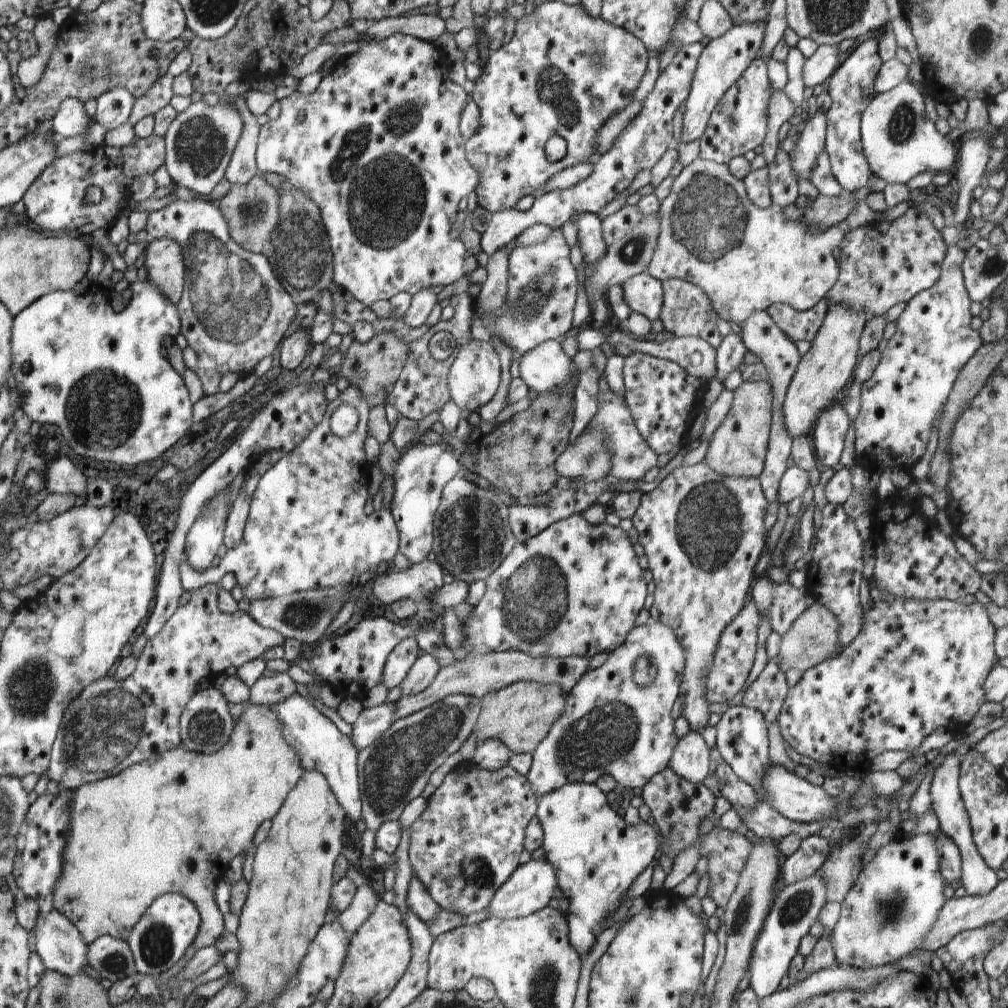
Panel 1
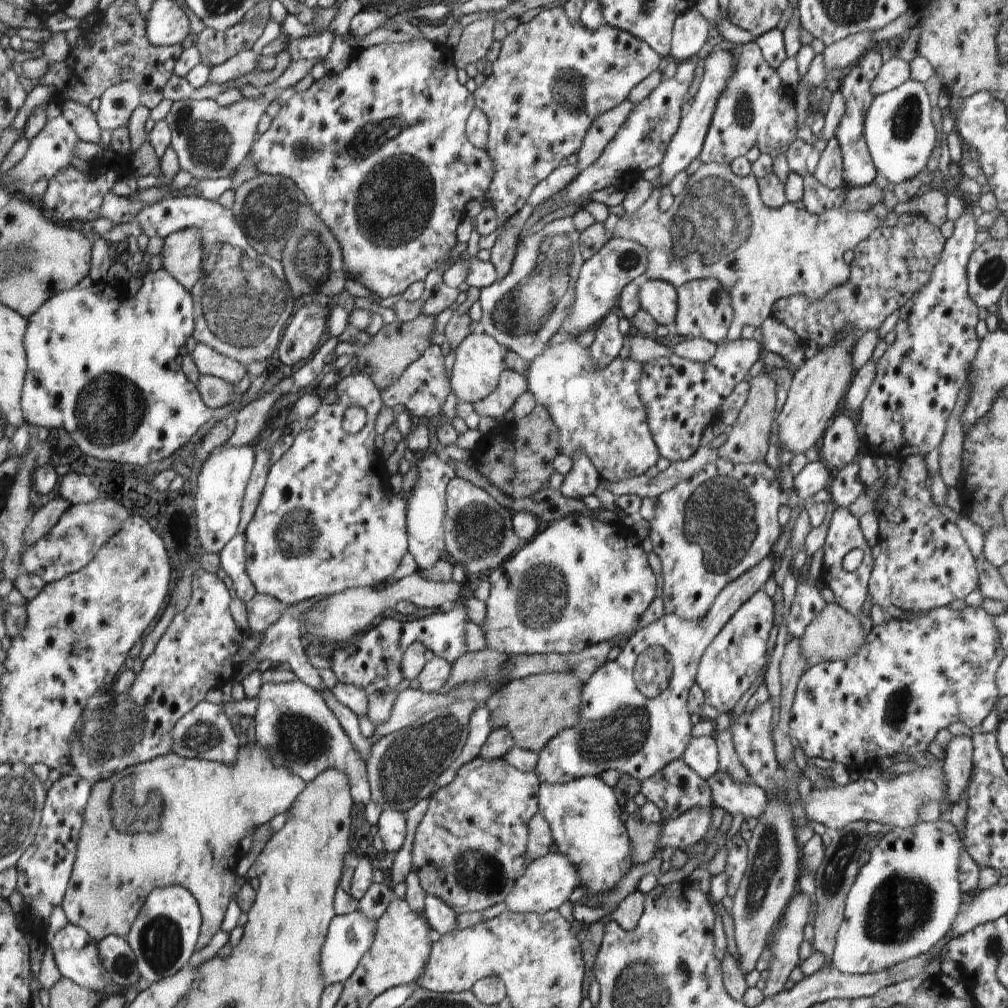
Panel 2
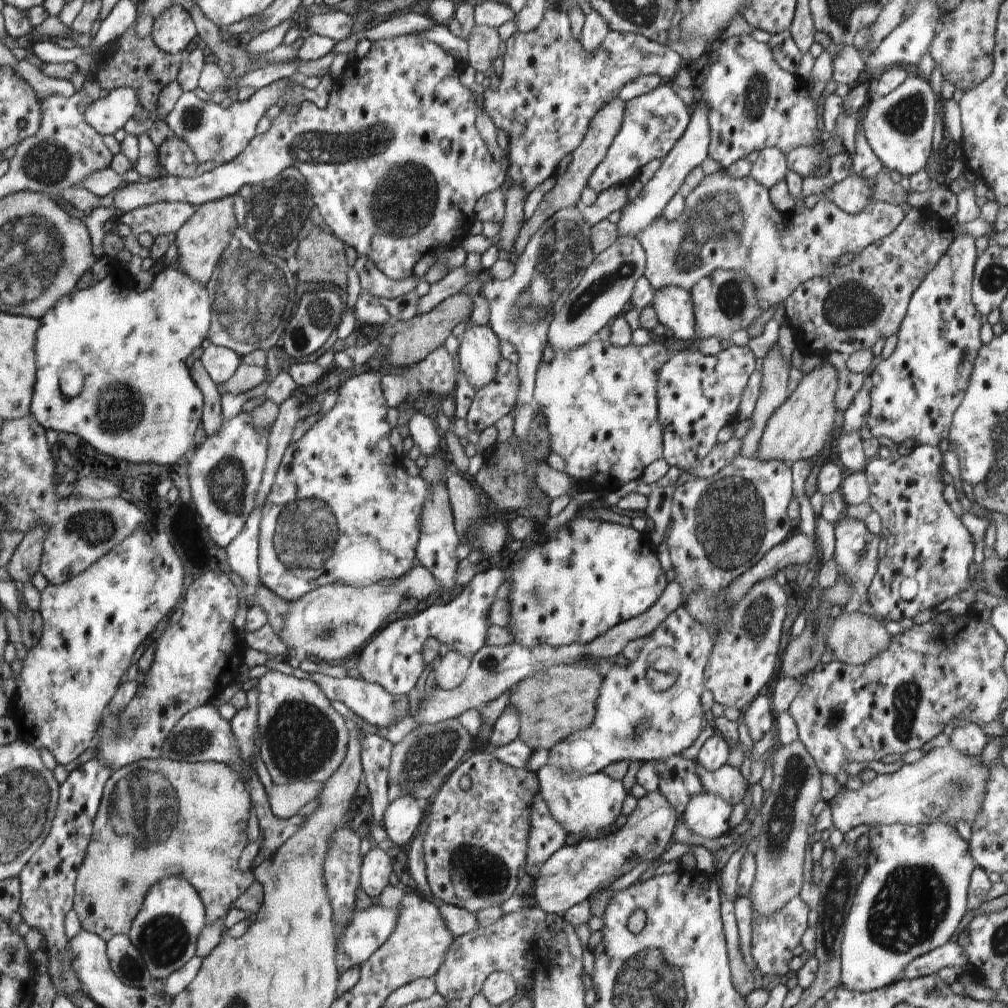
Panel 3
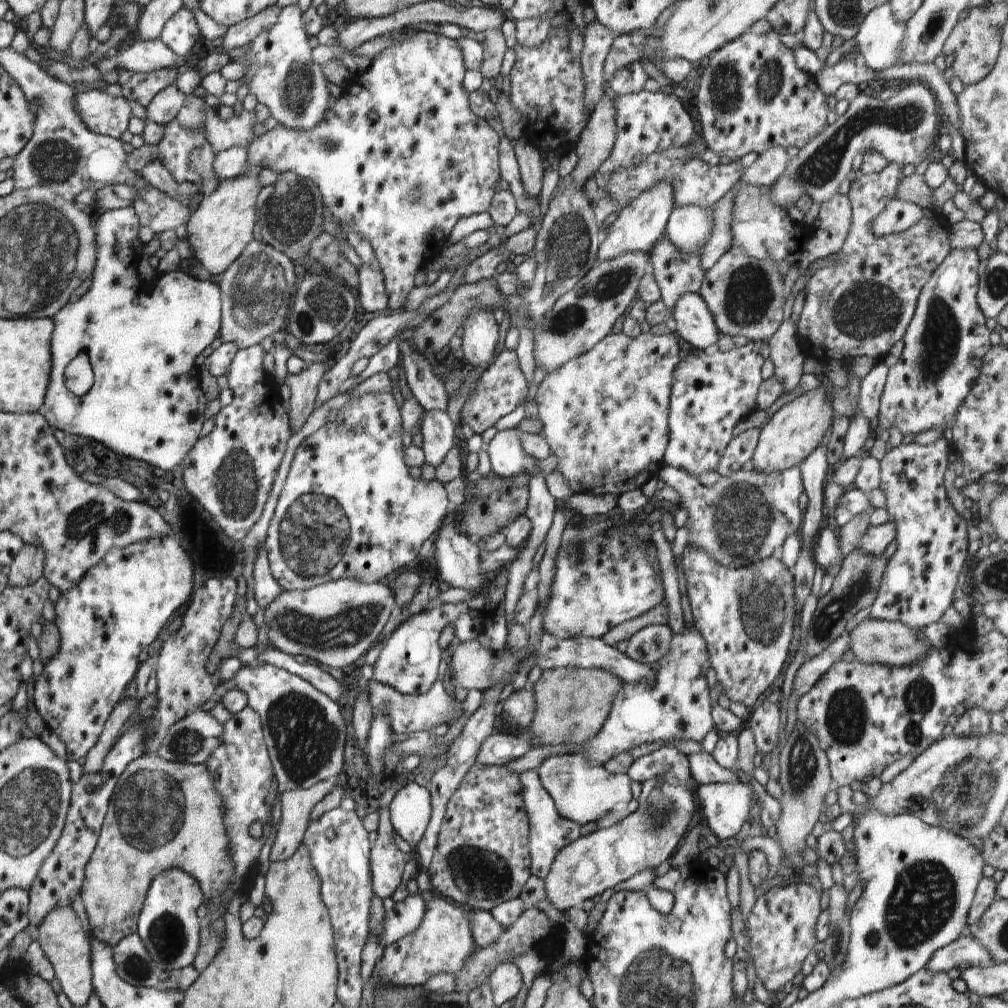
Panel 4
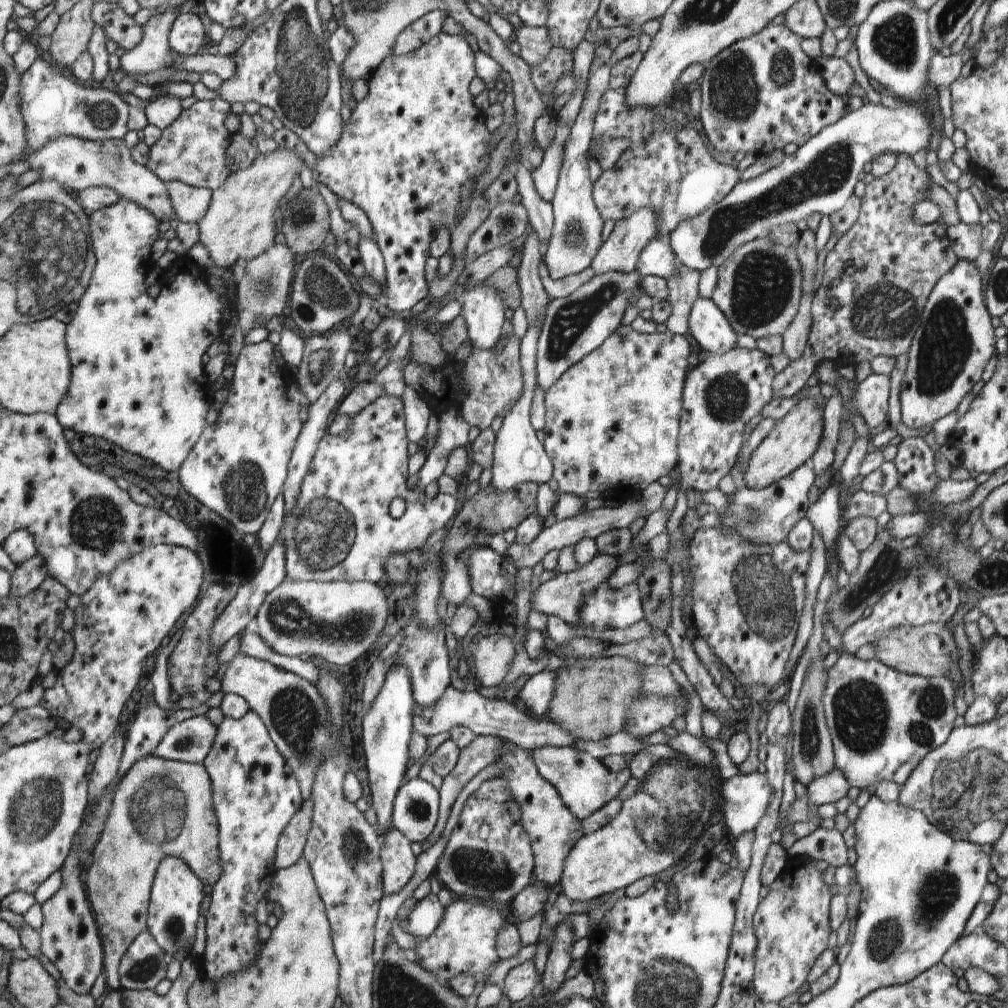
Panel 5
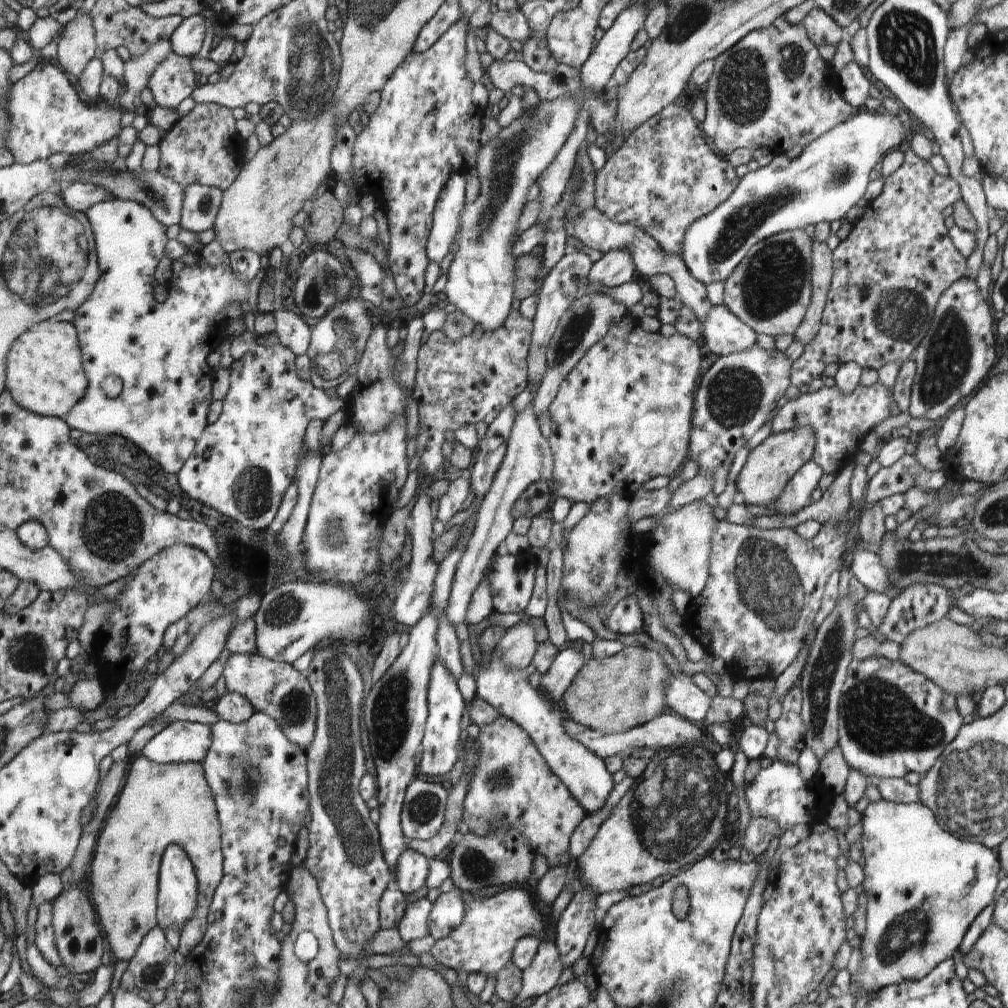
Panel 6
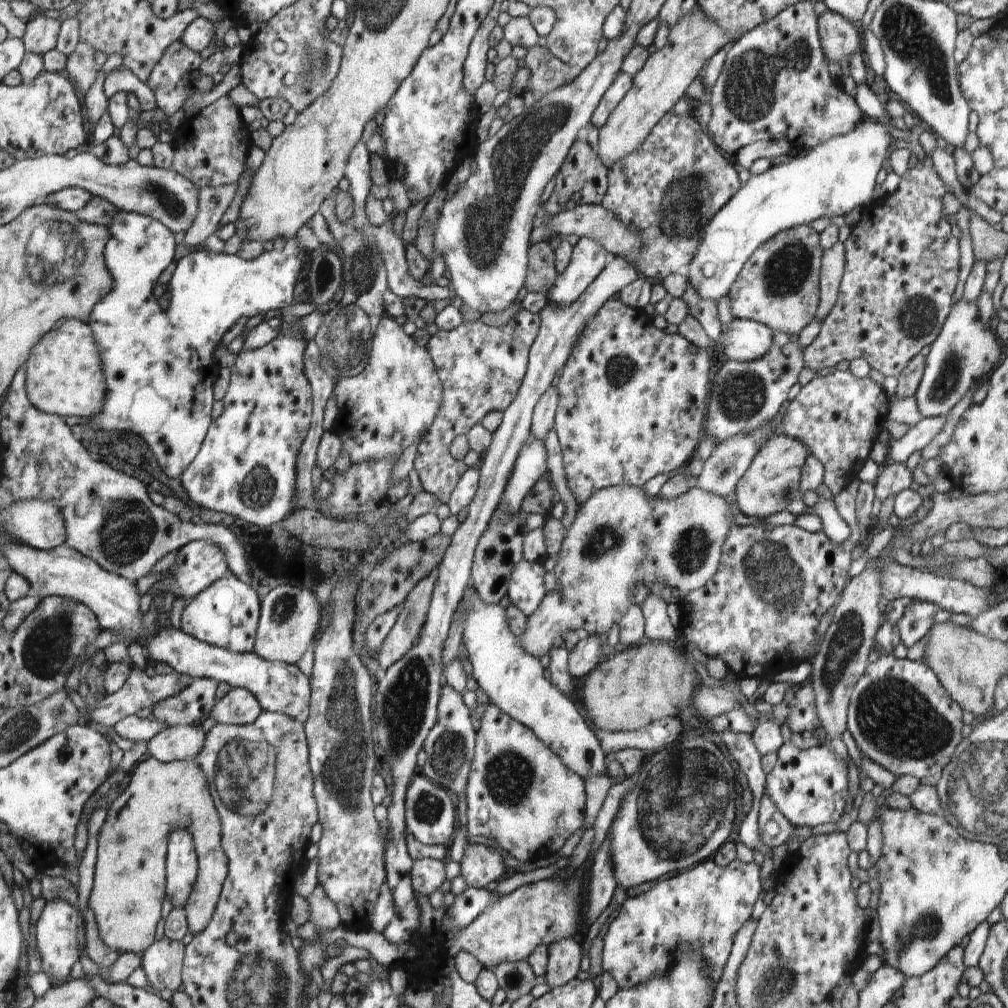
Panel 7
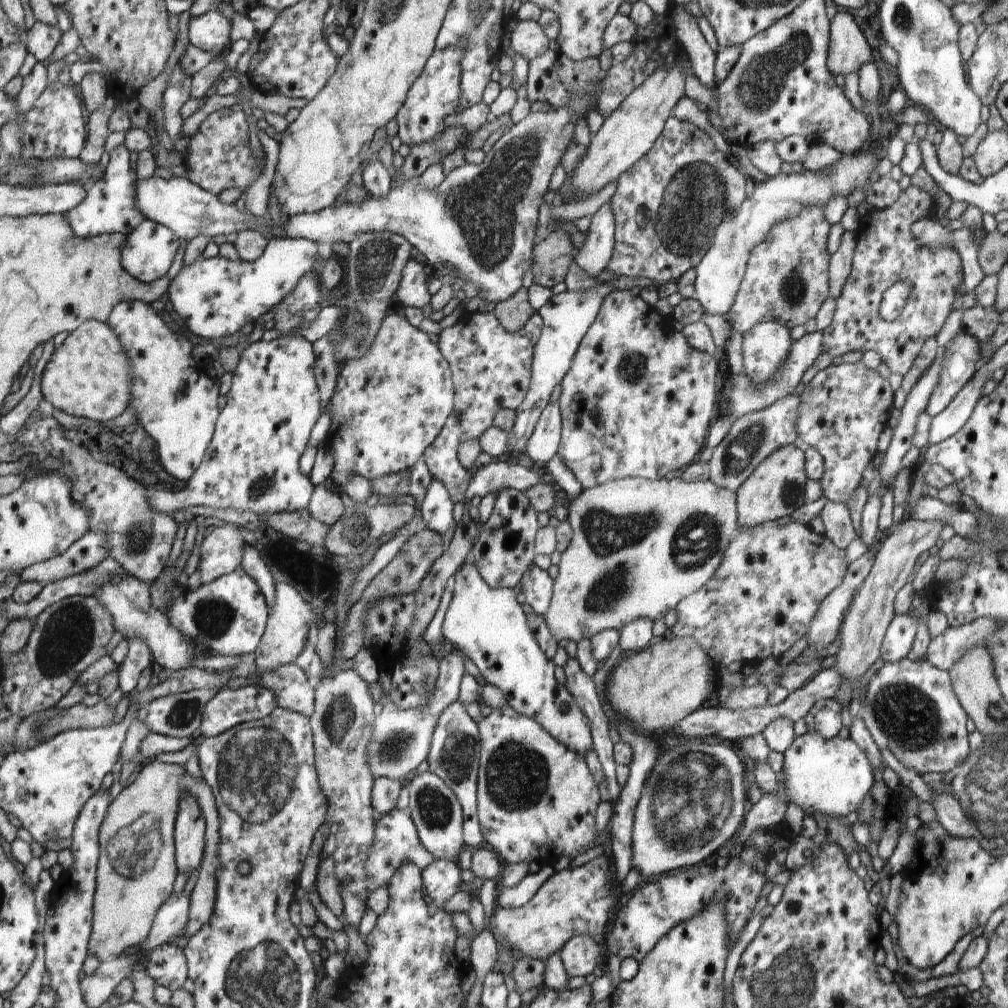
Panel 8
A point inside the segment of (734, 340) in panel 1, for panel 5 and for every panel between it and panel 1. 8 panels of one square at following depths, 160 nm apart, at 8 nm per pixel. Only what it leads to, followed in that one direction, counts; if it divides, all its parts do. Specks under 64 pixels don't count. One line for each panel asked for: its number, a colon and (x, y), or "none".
2: (682, 398)
3: (697, 394)
4: (711, 391)
5: (721, 395)

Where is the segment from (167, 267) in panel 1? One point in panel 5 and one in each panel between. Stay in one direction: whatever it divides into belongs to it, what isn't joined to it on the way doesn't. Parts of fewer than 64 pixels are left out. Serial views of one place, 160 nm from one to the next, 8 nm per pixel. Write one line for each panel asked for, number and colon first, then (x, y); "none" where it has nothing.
2: (182, 254)
3: (201, 240)
4: (219, 229)
5: (238, 226)

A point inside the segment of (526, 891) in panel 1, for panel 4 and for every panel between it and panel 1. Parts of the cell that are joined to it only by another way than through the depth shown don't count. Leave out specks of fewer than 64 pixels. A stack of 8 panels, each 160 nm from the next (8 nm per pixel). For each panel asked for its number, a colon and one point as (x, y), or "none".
2: (547, 882)
3: (572, 873)
4: (582, 870)

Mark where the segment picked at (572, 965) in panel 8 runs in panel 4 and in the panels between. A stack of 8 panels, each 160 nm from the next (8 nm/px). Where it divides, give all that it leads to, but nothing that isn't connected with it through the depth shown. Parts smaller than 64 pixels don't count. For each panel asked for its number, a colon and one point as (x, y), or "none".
4: (505, 980)
5: (520, 983)
6: (545, 969)
7: (565, 960)

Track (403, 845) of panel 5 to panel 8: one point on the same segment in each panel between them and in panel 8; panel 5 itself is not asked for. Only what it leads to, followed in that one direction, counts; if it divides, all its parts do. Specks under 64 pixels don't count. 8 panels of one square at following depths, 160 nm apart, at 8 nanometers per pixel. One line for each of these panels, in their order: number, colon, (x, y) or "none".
6: (411, 870)
7: (428, 874)
8: (442, 878)

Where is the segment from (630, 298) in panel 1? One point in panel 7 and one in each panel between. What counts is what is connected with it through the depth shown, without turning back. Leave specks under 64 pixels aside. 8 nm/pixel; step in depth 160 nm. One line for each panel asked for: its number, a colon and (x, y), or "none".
2: (658, 298)
3: (672, 304)
4: (694, 322)
5: (706, 323)
6: (724, 333)
7: (744, 340)

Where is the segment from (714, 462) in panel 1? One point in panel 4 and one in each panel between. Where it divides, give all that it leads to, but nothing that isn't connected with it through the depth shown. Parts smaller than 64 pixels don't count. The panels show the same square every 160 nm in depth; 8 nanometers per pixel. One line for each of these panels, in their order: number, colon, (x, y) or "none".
2: (747, 442)
3: (774, 383)
4: (784, 348)

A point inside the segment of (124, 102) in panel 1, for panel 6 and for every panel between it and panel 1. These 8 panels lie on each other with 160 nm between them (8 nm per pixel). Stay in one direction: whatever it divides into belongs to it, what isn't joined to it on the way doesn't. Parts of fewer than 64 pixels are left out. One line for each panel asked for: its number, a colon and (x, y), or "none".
2: (118, 102)
3: (105, 115)
4: (102, 113)
5: (53, 106)
6: (46, 116)

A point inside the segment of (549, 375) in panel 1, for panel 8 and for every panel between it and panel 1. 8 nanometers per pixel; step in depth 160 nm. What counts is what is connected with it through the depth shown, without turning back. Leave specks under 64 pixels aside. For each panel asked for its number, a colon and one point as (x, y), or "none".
2: (598, 411)
3: (599, 400)
4: (605, 413)
5: (612, 421)
6: (623, 415)
7: (632, 403)
8: (637, 401)

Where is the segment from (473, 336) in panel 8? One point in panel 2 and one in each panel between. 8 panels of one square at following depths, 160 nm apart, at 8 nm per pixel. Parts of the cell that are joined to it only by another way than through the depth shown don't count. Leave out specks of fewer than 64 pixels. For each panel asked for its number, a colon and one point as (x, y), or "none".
2: (511, 385)
3: (491, 402)
4: (502, 387)
5: (486, 385)
6: (466, 381)
7: (481, 368)

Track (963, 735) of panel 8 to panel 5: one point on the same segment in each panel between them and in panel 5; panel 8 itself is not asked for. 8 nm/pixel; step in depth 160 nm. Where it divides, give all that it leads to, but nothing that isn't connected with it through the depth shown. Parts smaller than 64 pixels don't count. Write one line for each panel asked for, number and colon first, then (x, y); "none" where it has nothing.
5: (879, 719)
6: (892, 720)
7: (900, 716)

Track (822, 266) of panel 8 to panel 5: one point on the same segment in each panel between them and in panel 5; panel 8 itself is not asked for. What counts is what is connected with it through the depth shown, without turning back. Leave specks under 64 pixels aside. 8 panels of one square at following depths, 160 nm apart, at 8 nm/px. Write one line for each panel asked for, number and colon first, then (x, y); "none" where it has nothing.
5: (759, 288)
6: (770, 289)
7: (778, 286)

